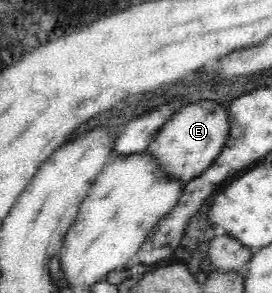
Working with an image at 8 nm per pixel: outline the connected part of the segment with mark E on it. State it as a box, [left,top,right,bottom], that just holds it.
[147,101,229,184]

